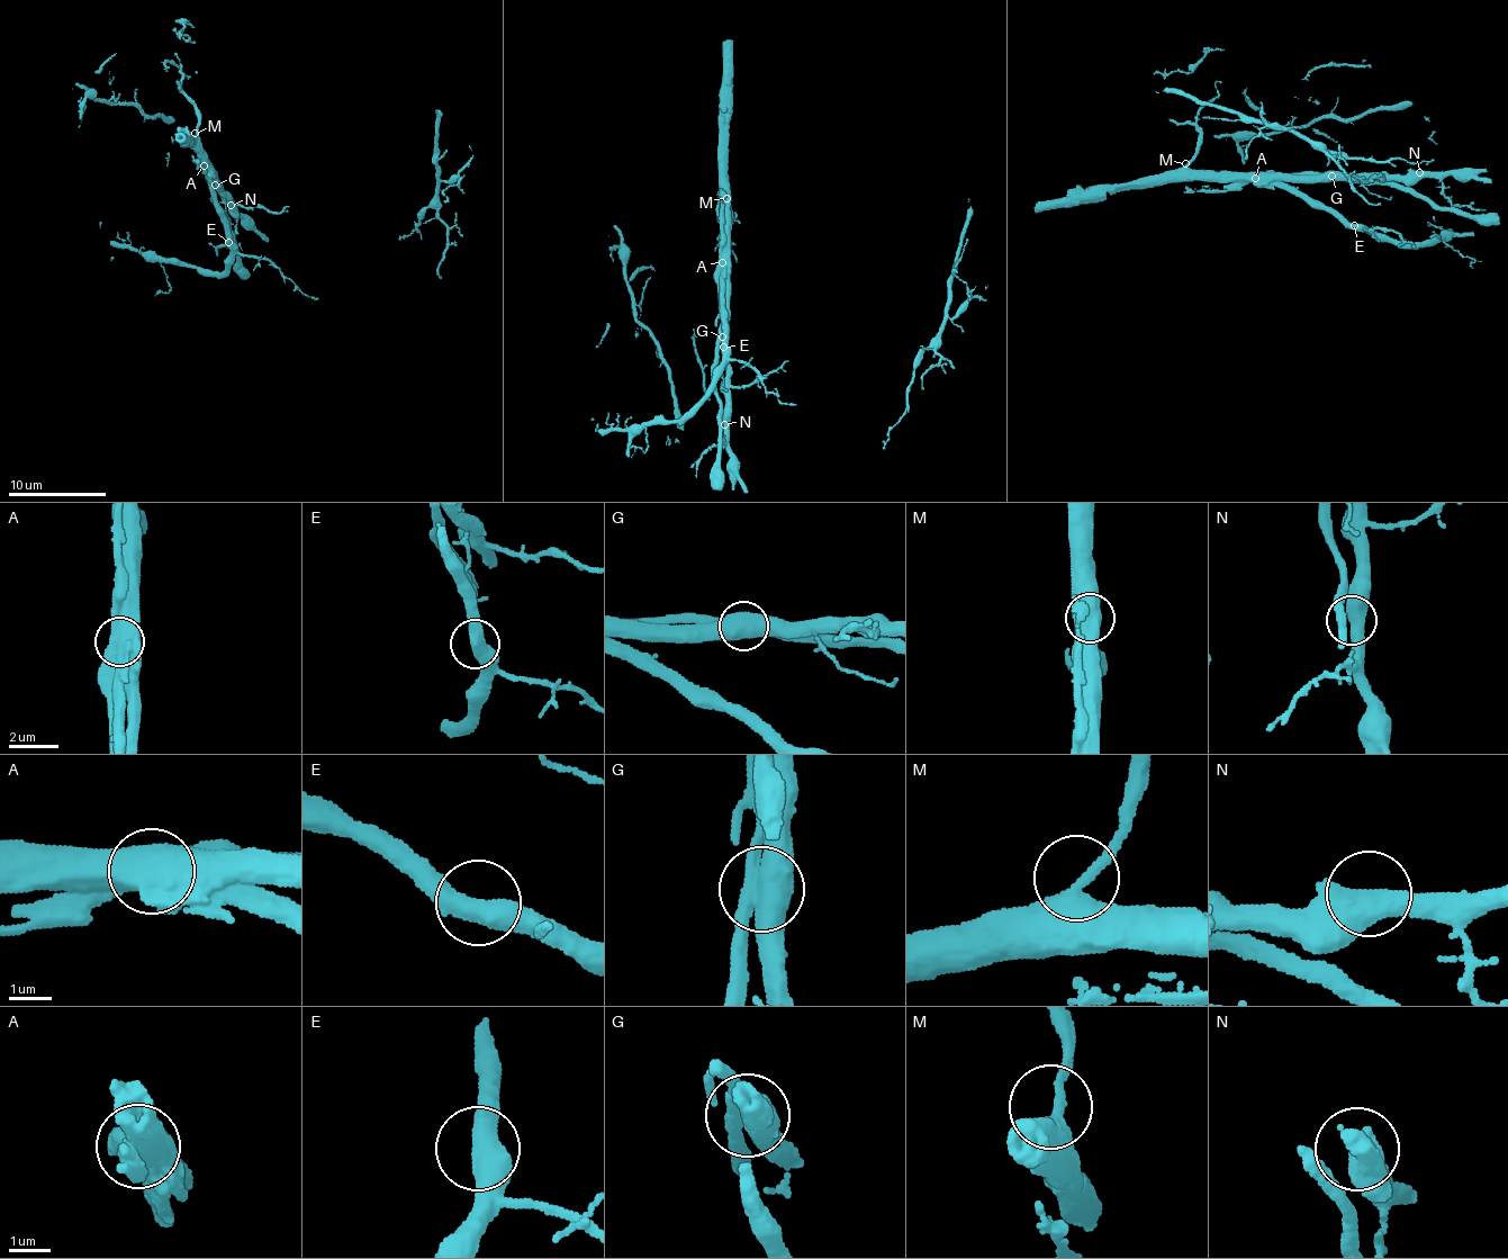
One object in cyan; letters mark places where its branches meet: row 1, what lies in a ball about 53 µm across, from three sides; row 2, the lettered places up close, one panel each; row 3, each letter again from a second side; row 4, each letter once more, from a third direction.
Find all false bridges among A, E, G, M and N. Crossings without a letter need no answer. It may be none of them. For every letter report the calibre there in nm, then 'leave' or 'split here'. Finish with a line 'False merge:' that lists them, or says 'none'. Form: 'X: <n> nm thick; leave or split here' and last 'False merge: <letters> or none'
A: 850 nm thick; split here
E: 500 nm thick; leave
G: 550 nm thick; split here
M: 480 nm thick; leave
N: 550 nm thick; leave
False merge: A, G

